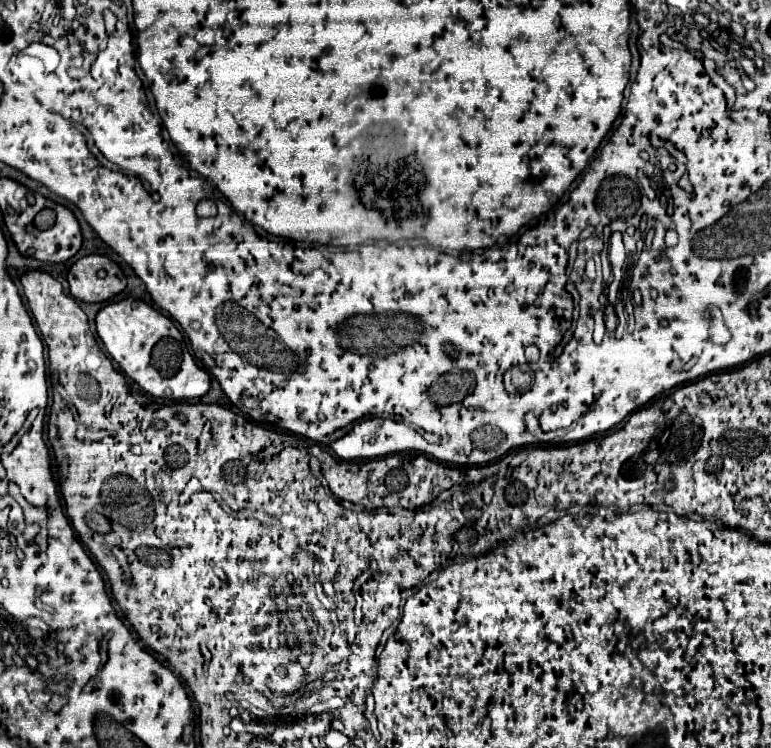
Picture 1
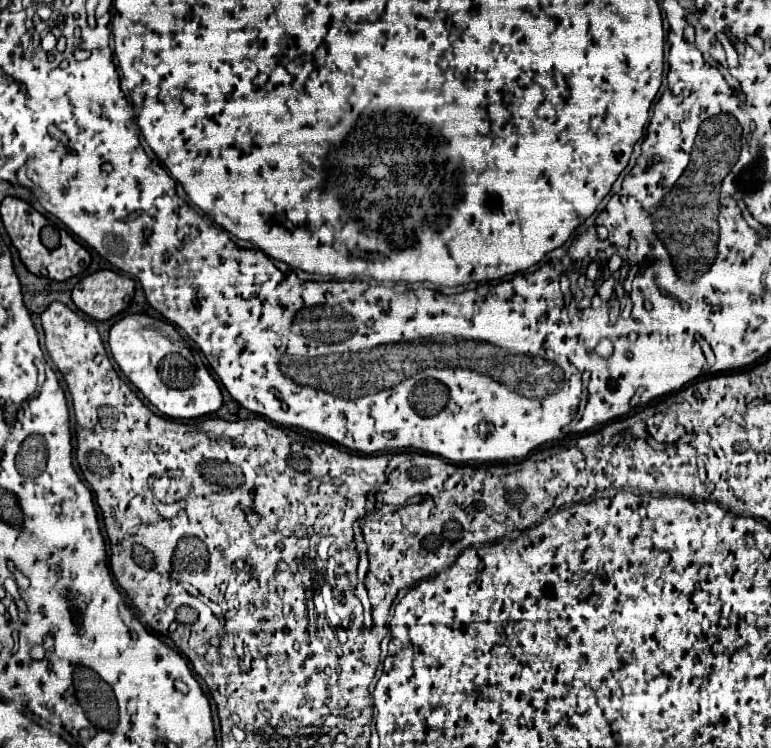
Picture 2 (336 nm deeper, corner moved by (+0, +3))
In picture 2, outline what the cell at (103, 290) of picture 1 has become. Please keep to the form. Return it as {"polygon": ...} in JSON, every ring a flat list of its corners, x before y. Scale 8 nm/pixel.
{"polygon":[[98,270,82,278,72,290,72,302,92,320,108,320,122,312,134,296,134,280,112,272]]}

